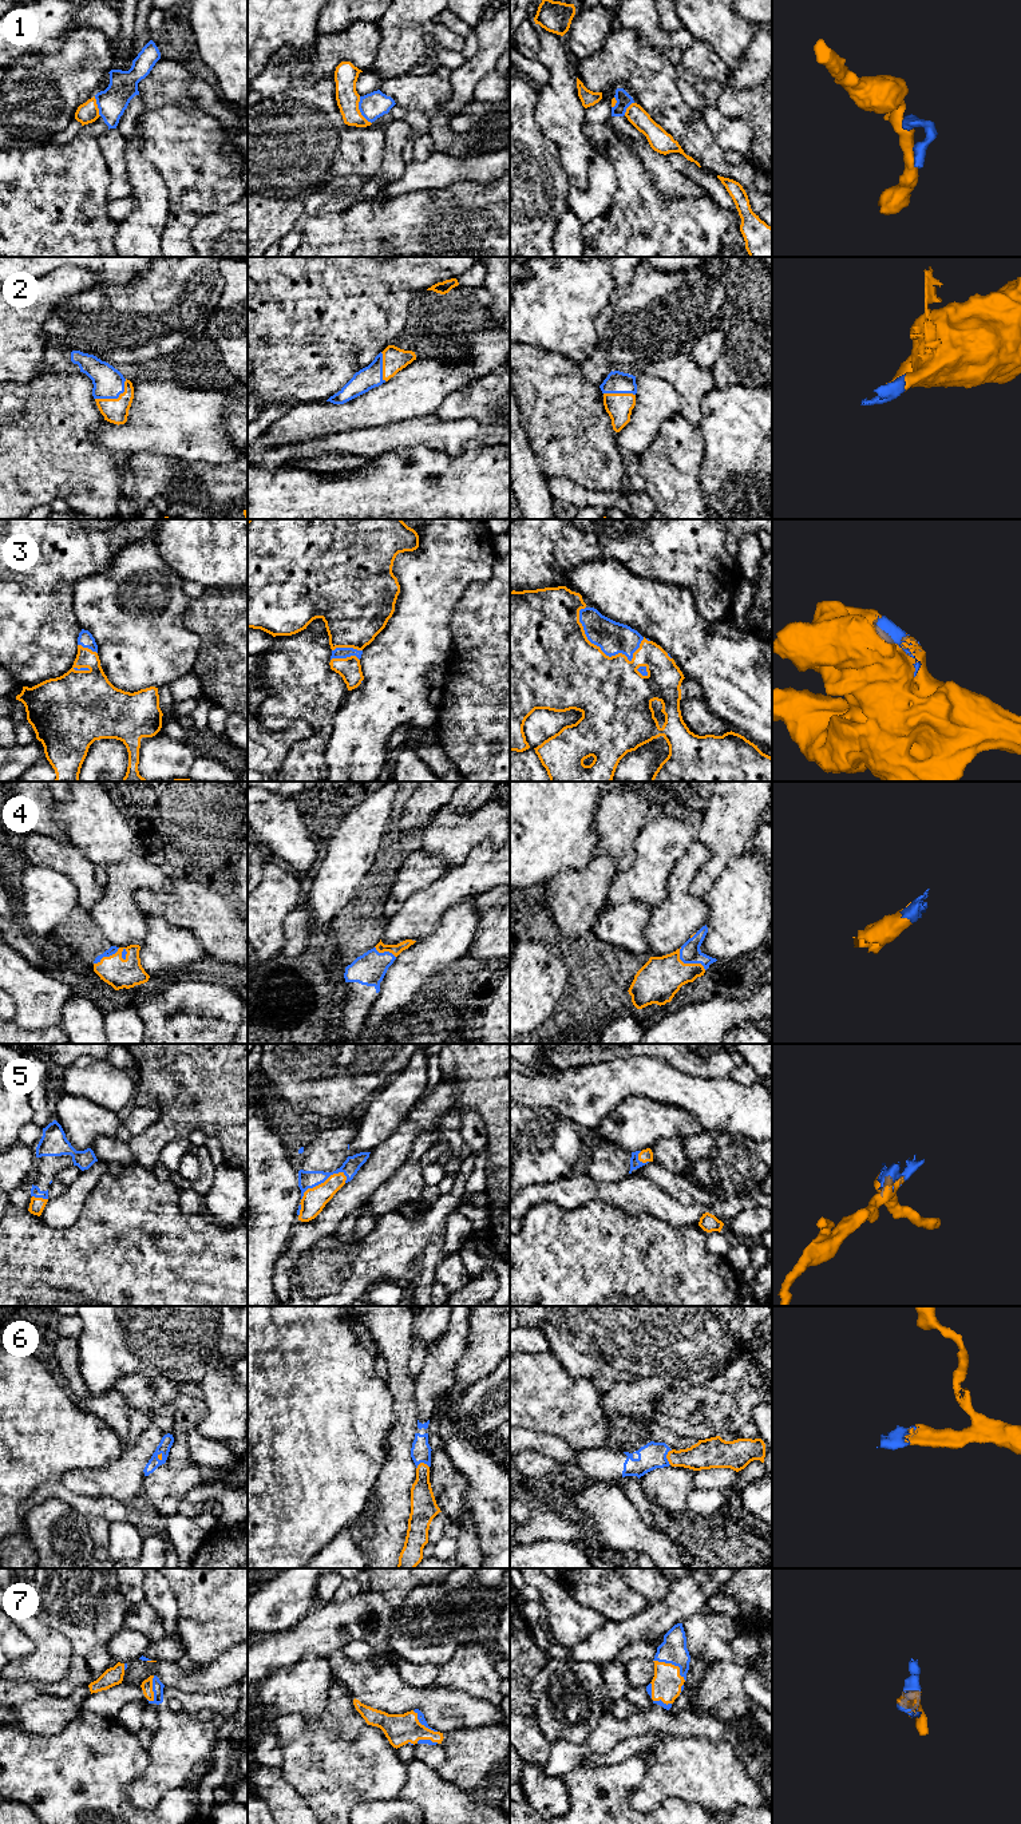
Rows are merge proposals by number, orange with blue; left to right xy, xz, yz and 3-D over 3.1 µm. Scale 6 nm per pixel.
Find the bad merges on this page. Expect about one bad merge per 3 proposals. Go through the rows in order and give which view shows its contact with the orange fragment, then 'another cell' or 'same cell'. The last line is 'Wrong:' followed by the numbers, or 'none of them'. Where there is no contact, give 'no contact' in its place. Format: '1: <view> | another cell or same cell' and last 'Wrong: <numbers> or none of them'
1: xz | another cell
2: xy | same cell
3: yz | same cell
4: yz | same cell
5: xz | same cell
6: yz | same cell
7: yz | same cell
Wrong: 1

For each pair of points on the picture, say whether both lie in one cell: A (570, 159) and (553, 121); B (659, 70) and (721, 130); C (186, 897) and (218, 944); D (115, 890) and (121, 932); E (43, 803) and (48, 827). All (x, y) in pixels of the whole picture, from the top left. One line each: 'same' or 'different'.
A: same
B: different
C: same
D: same
E: same

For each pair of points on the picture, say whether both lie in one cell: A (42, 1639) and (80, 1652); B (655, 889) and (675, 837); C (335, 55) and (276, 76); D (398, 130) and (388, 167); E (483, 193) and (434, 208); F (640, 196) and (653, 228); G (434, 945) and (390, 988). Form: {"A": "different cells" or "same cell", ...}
{"A": "different cells", "B": "same cell", "C": "same cell", "D": "same cell", "E": "same cell", "F": "same cell", "G": "same cell"}

